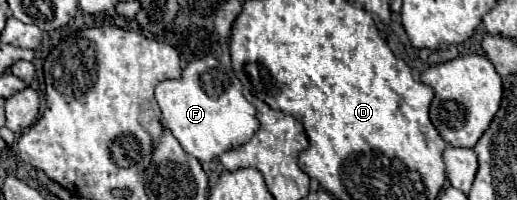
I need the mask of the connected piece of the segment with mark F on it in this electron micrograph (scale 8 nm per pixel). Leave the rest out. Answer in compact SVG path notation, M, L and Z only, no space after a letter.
M214 56L192 60L180 78L160 82L156 86L156 100L164 126L174 134L180 146L200 162L210 162L226 150L246 144L260 126L256 108L242 96L240 80L232 70L224 70Z

